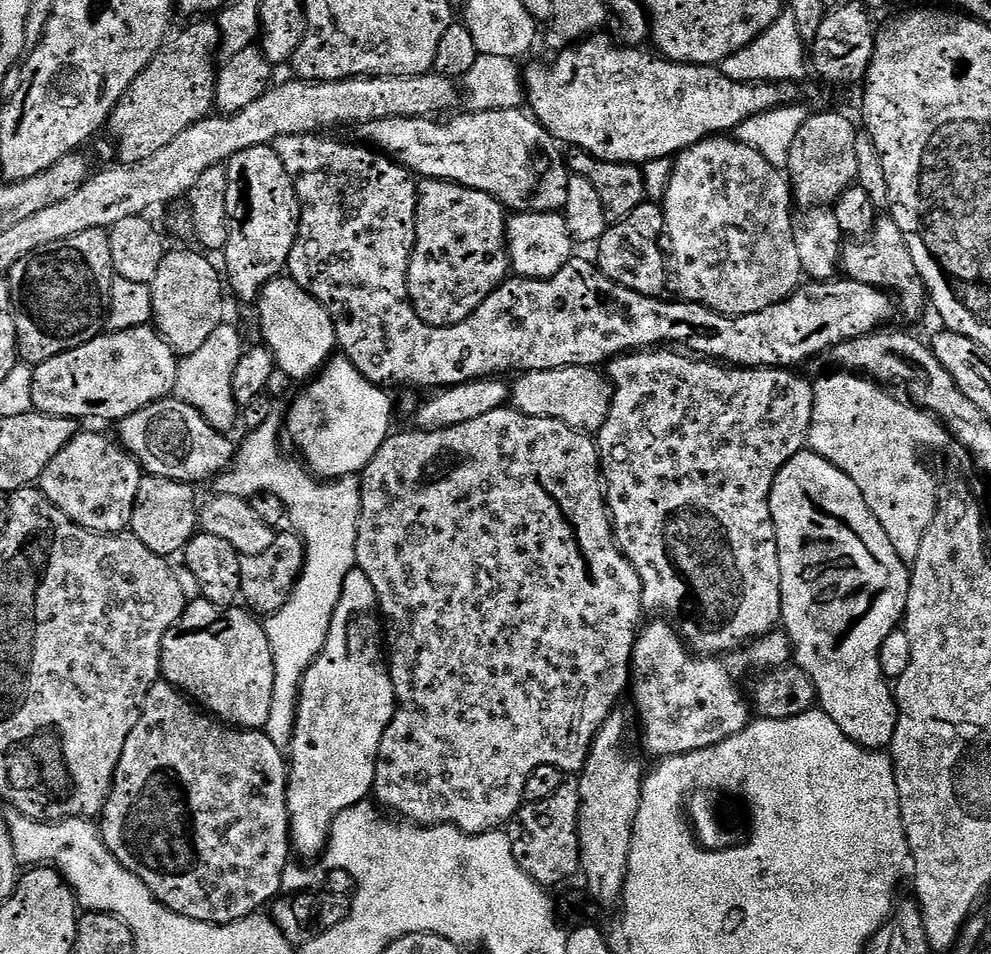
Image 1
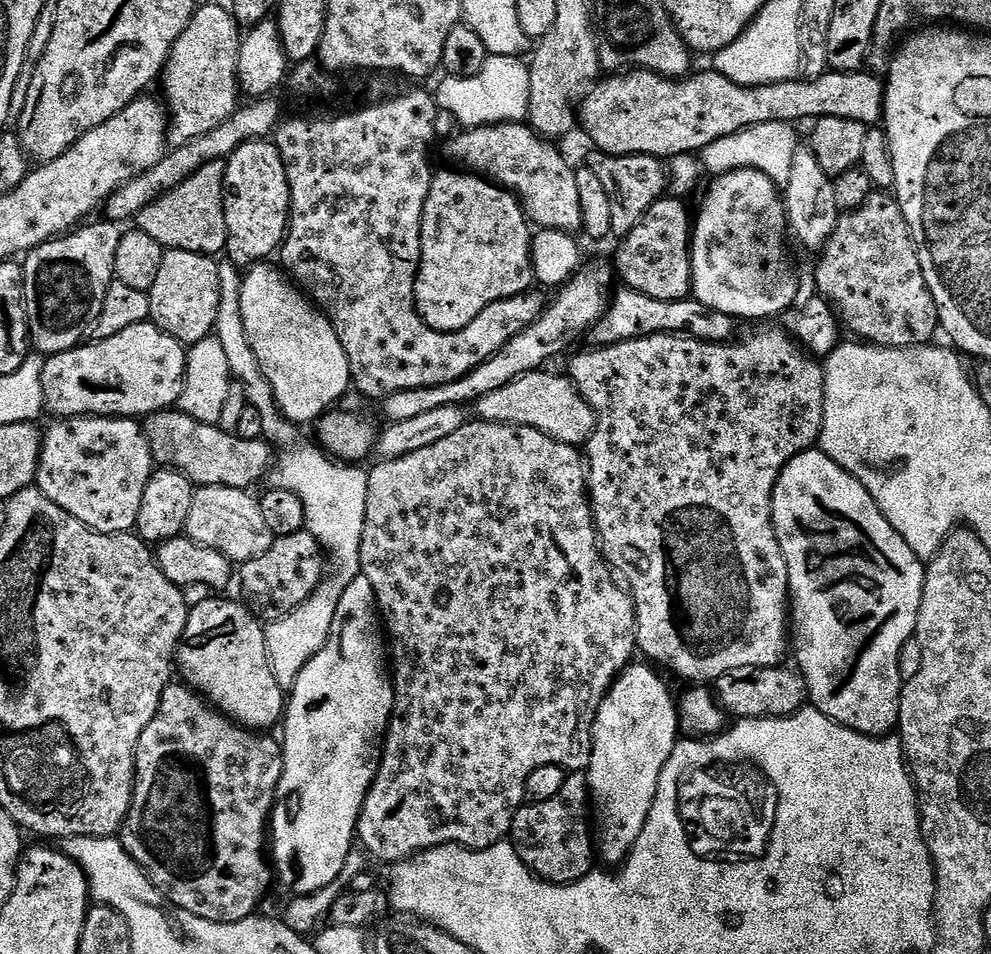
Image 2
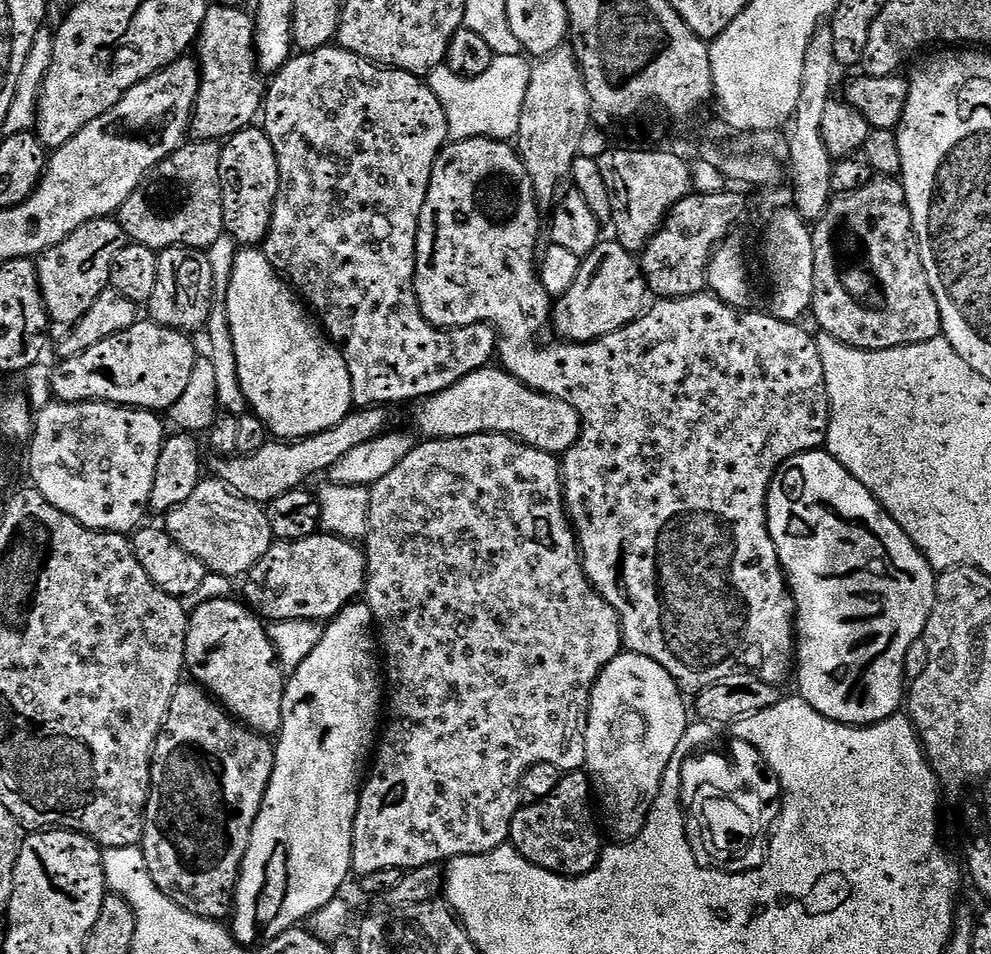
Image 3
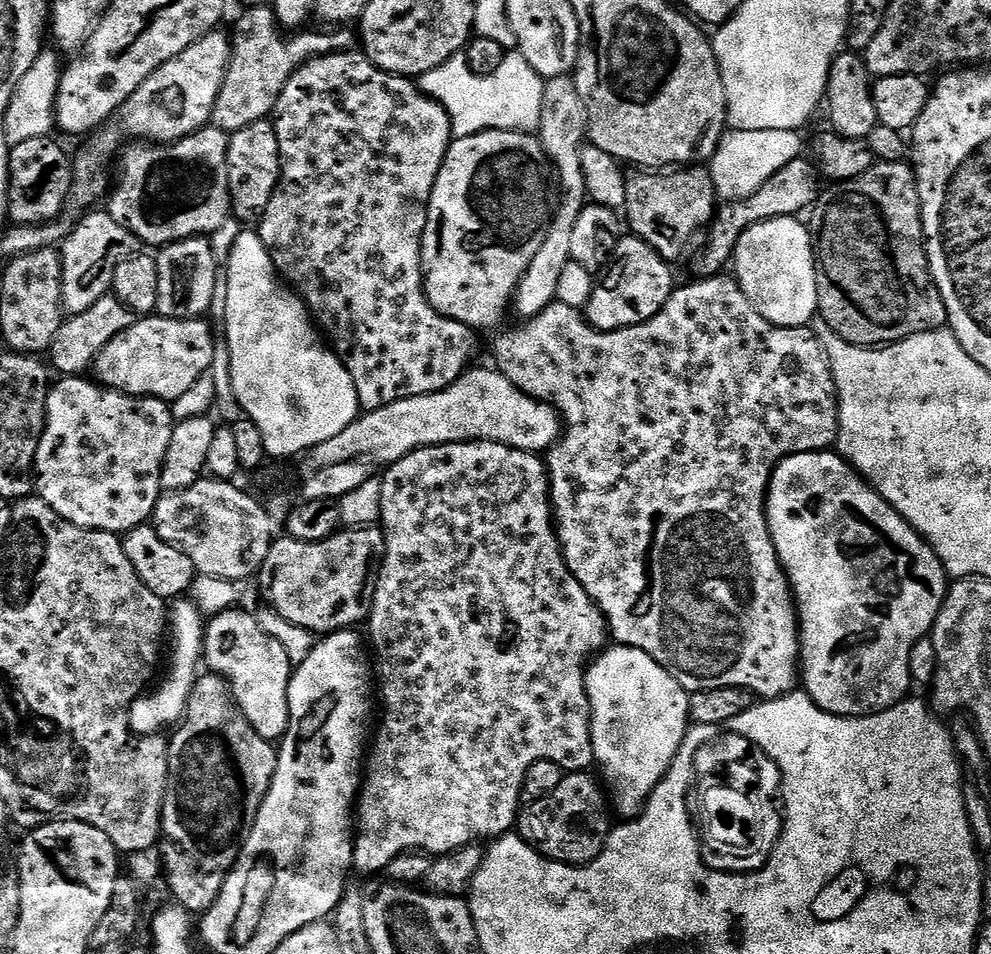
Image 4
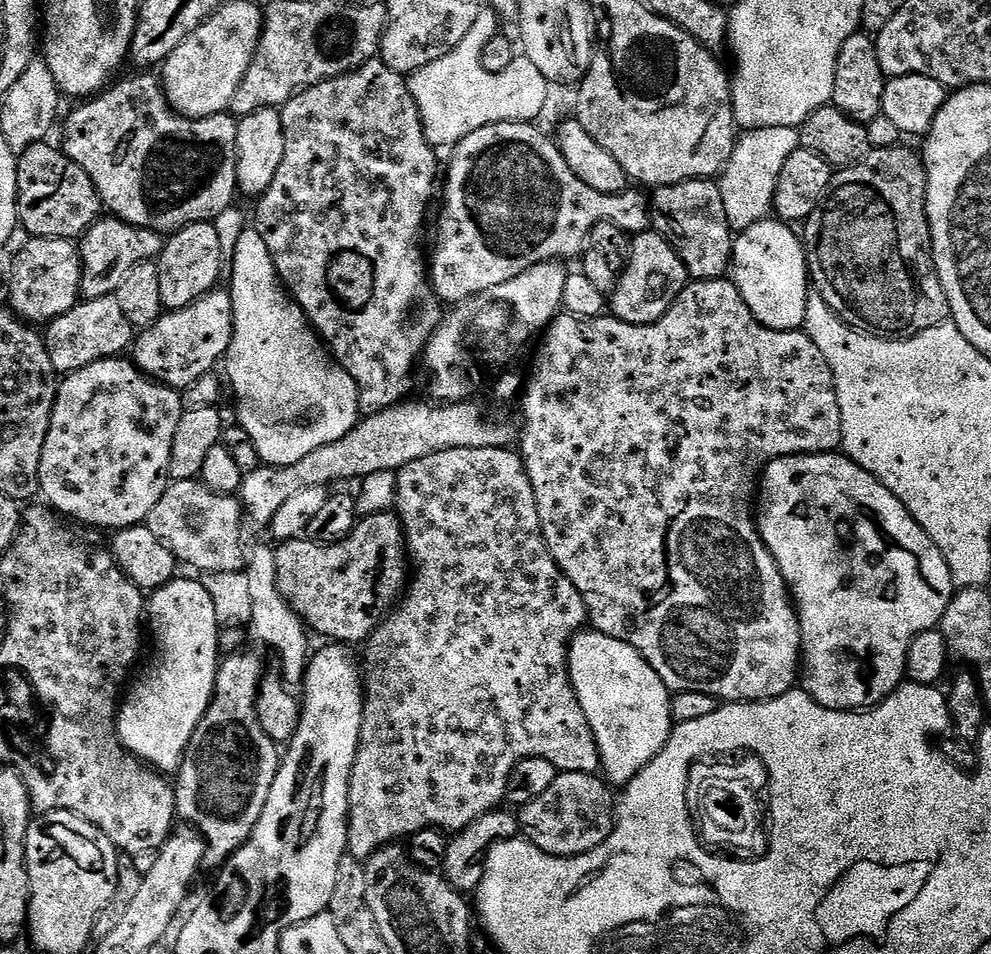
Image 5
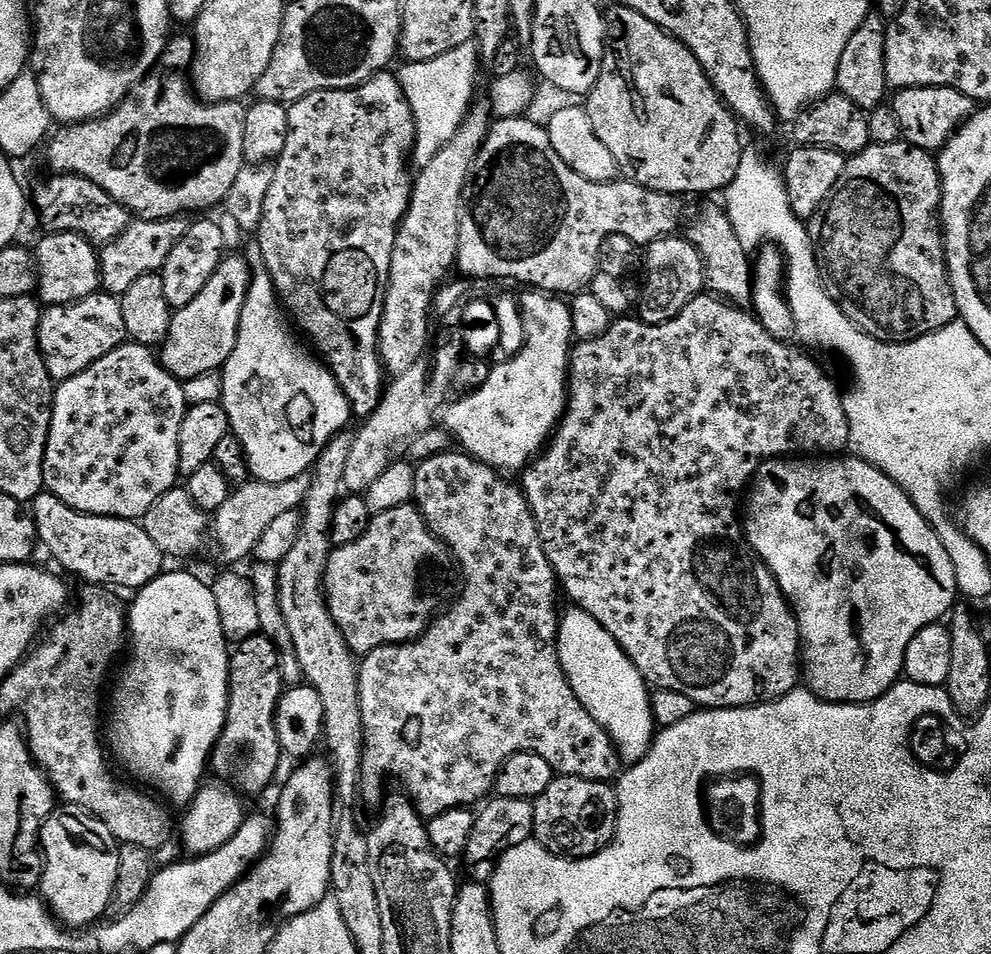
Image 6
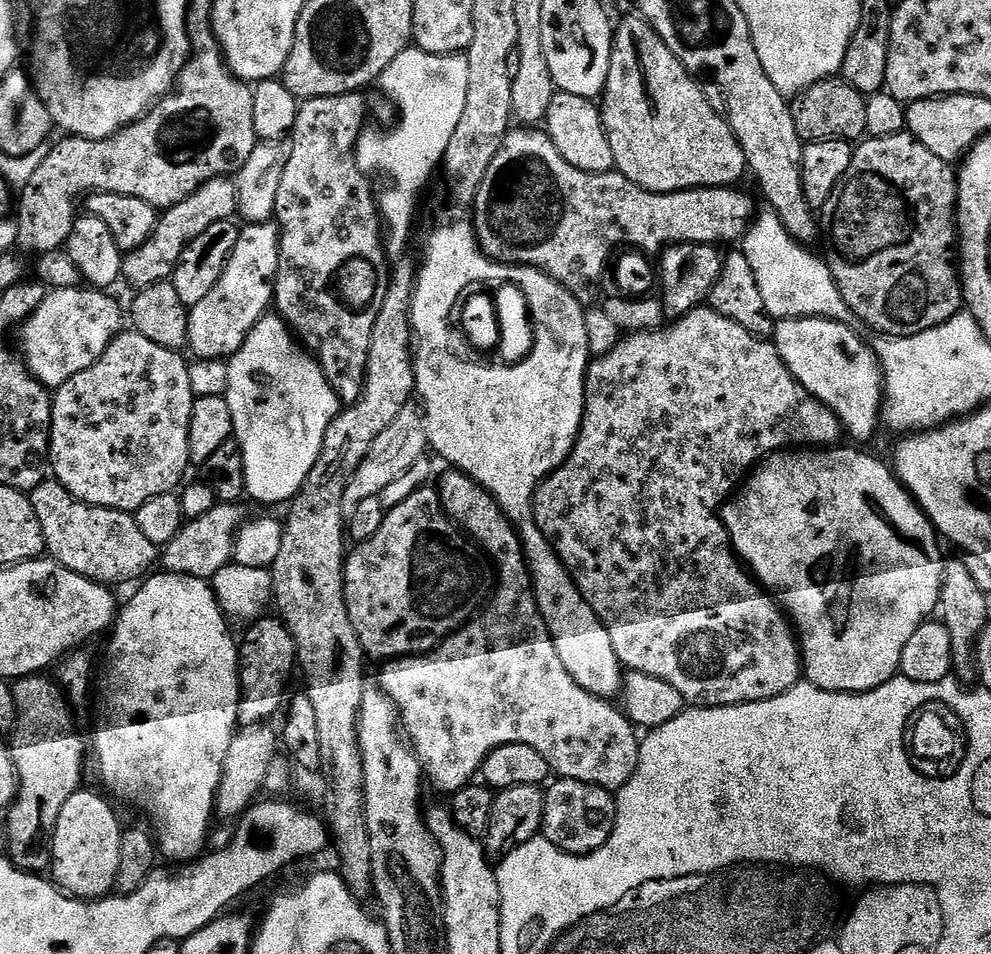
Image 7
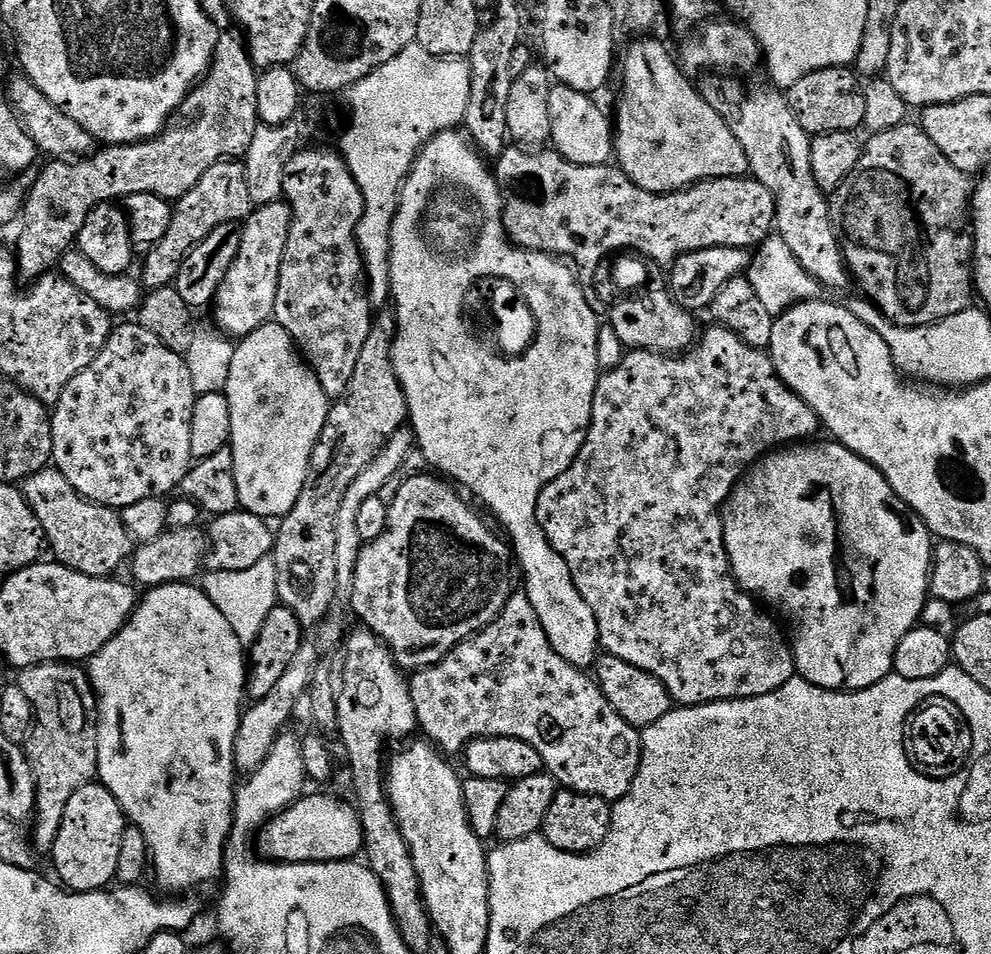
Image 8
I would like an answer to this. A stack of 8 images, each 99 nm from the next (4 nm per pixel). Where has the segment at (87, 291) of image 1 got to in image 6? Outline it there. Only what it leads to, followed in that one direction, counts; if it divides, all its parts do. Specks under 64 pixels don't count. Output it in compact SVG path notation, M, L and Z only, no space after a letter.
M184 218L174 220L141 220L129 223L128 228L118 239L103 245L100 252L100 272L105 293L117 298L124 295L138 278L159 273L170 258L170 254L182 242L190 227Z

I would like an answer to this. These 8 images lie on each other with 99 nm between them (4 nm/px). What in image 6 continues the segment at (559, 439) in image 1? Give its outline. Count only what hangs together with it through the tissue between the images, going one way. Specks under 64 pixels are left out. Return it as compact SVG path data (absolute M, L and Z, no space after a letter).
M452 451L429 456L415 465L414 503L424 515L428 529L452 553L458 568L460 564L464 593L457 598L452 612L437 615L417 640L409 644L387 644L359 661L360 713L364 727L359 795L363 803L365 800L370 807L379 809L384 779L393 776L404 783L407 799L425 818L446 810L476 806L493 791L496 775L506 758L519 752L542 754L556 774L615 781L621 775L622 761L614 742L590 718L582 702L578 702L560 665L556 649L556 635L560 633L556 571L546 558L524 489L519 483L511 484L508 481L511 479L467 452Z

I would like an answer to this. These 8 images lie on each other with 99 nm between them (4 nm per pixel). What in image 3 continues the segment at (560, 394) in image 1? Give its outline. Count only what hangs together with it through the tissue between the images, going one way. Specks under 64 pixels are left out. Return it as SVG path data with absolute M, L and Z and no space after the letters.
M485 366L471 372L454 386L436 392L419 405L416 424L424 438L449 440L455 436L473 436L483 432L495 432L501 436L515 436L532 448L543 452L563 454L578 442L580 415L570 402L548 396L545 392L524 384L504 371L503 367Z

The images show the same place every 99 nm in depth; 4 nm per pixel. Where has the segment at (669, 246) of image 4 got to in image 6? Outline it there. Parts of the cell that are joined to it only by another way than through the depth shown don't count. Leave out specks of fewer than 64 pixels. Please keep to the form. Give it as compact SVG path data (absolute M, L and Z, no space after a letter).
M719 203L702 205L696 221L689 226L688 232L686 228L686 239L700 251L700 256L704 259L707 287L717 297L726 298L727 303L747 309L752 303L754 264L750 259L750 253L742 246L742 242L738 242L738 234L734 234L734 226L723 207Z

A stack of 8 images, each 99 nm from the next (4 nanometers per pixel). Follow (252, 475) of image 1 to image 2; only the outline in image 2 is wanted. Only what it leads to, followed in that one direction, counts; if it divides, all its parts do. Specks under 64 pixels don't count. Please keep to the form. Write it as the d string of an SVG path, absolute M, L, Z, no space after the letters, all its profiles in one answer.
M224 258L220 266L220 305L214 334L222 342L222 350L226 350L226 362L230 364L233 377L244 388L250 404L262 414L264 436L277 449L278 455L270 472L270 484L273 488L290 490L302 498L302 507L306 509L305 529L320 544L326 553L330 571L317 585L312 596L302 602L290 614L280 616L277 620L264 624L266 650L270 658L270 666L274 670L274 678L278 686L291 690L296 685L296 676L322 650L328 641L330 626L334 622L334 610L338 606L338 598L350 586L355 576L361 575L360 547L362 546L362 526L366 522L366 490L368 489L368 472L360 469L352 462L341 462L333 458L315 443L304 444L304 436L299 427L280 415L280 407L276 405L274 390L270 390L270 382L266 374L262 374L262 366L258 366L258 358L254 358L254 350L250 350L250 338L246 338L246 326L242 326L242 300L240 298L240 281L242 272L231 260Z

